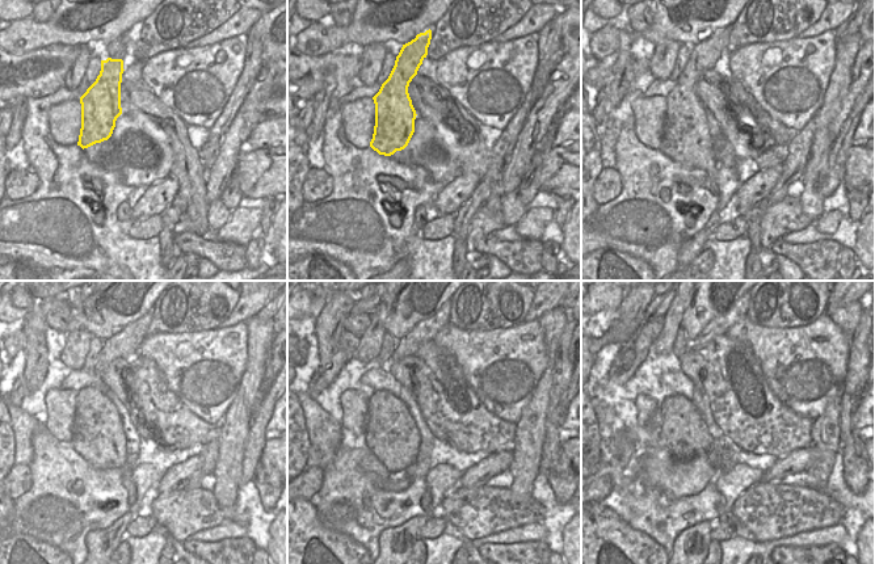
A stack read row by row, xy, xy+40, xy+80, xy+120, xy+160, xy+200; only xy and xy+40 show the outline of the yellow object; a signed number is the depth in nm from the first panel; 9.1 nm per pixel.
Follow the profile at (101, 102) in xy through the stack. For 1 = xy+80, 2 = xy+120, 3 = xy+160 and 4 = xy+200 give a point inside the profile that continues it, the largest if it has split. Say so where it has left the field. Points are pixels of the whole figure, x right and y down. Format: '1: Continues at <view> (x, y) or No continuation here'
1: Continues at xy+80 (686, 139)
2: Continues at xy+120 (99, 437)
3: Continues at xy+160 (392, 437)
4: Continues at xy+200 (684, 433)

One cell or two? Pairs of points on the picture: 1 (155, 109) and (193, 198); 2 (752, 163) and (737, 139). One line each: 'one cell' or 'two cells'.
1: one cell
2: two cells

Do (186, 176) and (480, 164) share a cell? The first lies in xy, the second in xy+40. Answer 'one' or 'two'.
one

